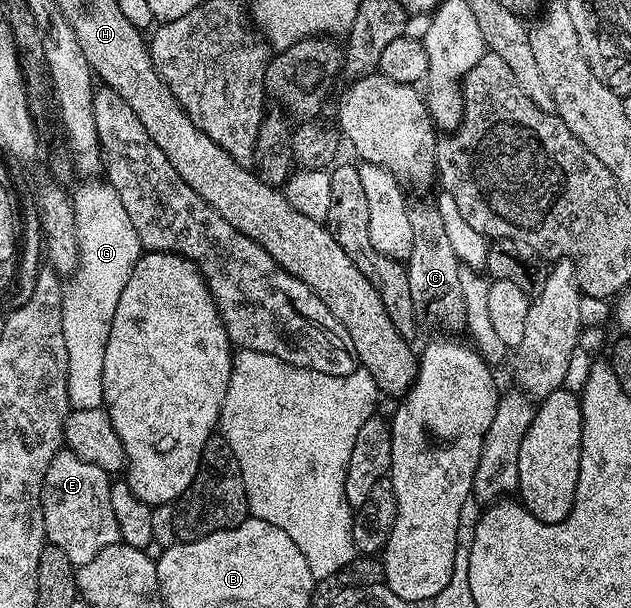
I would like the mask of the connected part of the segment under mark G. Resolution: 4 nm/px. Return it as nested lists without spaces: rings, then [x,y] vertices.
[[[92,177],[81,182],[77,191],[71,192],[74,205],[74,225],[78,229],[78,253],[80,263],[64,288],[64,308],[62,309],[62,337],[66,337],[66,357],[68,358],[68,402],[75,409],[104,407],[102,389],[102,357],[106,357],[106,341],[110,337],[110,325],[114,321],[114,309],[118,309],[118,297],[138,265],[142,248],[138,232],[122,206],[122,197],[106,181]]]

